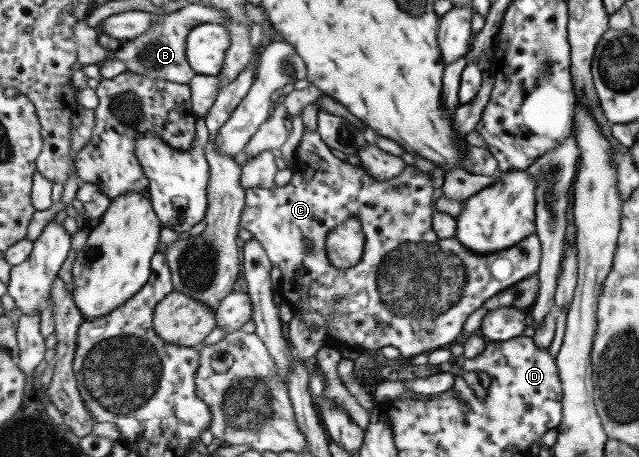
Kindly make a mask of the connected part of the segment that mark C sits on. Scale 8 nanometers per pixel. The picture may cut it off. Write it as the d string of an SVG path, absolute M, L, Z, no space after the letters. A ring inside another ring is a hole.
M307 131L304 133L303 139L298 146L296 152L296 160L294 166L294 177L292 181L287 183L284 187L276 185L275 188L252 188L247 190L246 208L243 211L242 223L243 228L247 229L253 234L259 242L263 243L265 250L271 262L277 266L281 272L281 282L278 291L283 300L290 304L295 311L319 311L324 314L328 322L327 336L328 343L332 341L336 347L345 346L355 350L362 350L365 353L377 355L384 346L392 346L400 351L403 358L423 354L423 352L430 353L441 349L441 347L449 344L459 342L464 326L467 322L471 312L477 310L487 298L497 295L506 287L536 274L540 261L540 242L534 235L530 234L523 238L517 245L510 246L509 249L495 251L494 253L477 254L471 252L459 240L443 239L434 229L434 214L436 208L433 208L433 182L428 173L417 171L413 165L409 165L398 177L391 180L375 180L360 164L349 164L346 160L340 160L331 152L331 147L323 139L321 132ZM351 217L358 218L361 221L362 227L366 234L366 248L364 255L359 264L353 268L343 270L337 268L333 262L330 261L329 251L327 251L326 242L329 240L329 234L336 226L343 225L345 221L349 221Z

